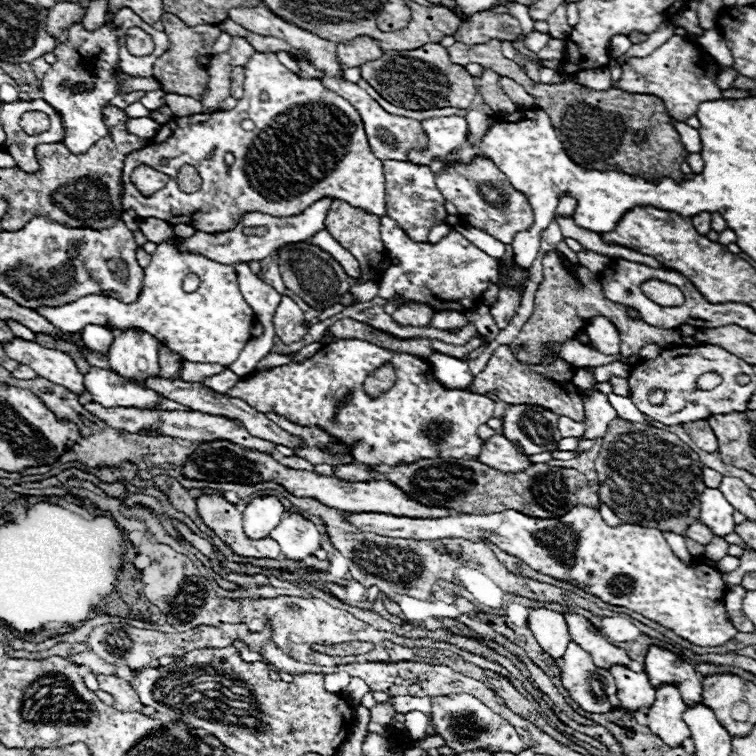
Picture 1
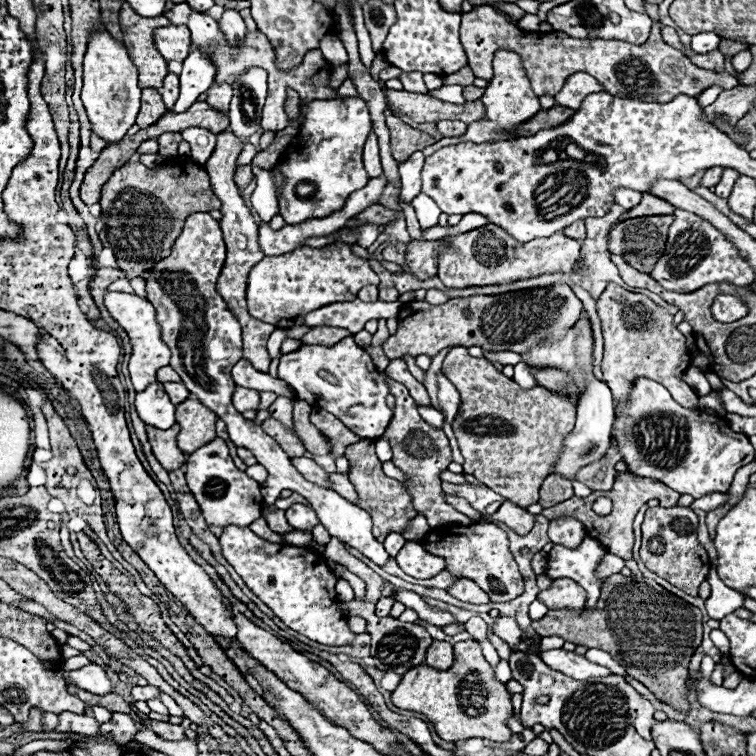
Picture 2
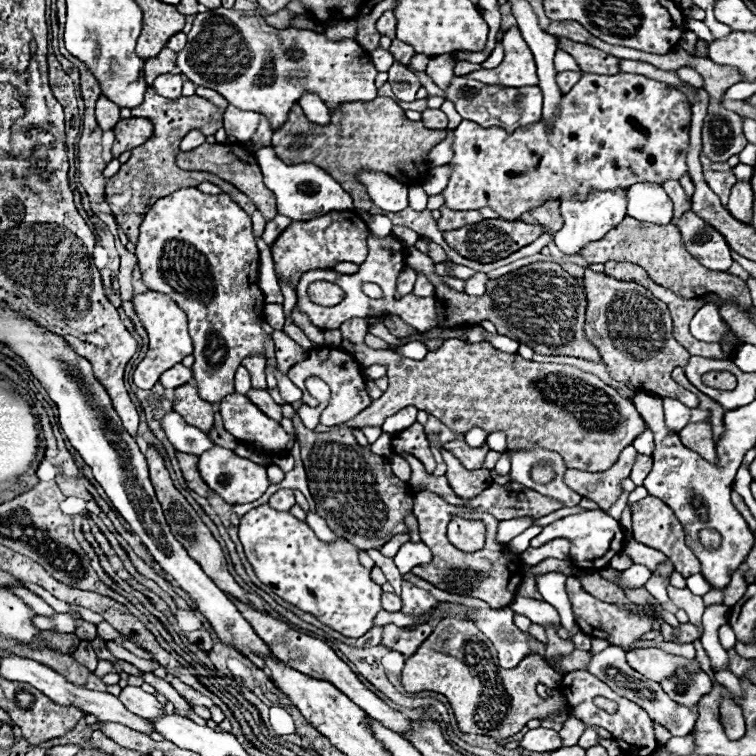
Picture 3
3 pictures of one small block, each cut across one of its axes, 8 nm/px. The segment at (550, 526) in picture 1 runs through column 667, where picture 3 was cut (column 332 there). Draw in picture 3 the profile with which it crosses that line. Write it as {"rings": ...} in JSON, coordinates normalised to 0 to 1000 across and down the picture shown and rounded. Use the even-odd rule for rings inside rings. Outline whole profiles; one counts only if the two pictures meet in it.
{"rings":[[[354,667],[333,672],[328,680],[317,685],[317,717],[323,722],[323,730],[336,749],[341,765],[352,772],[365,778],[362,783],[376,791],[378,796],[394,802],[402,810],[415,812],[423,823],[434,825],[437,831],[447,833],[455,841],[476,844],[481,841],[492,828],[497,812],[505,807],[503,788],[505,778],[489,767],[489,754],[481,751],[474,741],[474,725],[466,722],[458,712],[447,709],[444,717],[434,720],[418,712],[418,706],[407,698],[405,690],[397,690],[384,677],[368,677],[357,672]]]}

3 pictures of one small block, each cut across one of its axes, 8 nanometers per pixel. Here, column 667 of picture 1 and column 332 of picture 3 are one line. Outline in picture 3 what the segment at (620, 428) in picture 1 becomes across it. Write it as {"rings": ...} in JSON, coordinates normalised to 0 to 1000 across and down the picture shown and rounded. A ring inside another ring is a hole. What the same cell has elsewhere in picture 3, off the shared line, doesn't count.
{"rings":[[[394,550],[386,553],[389,558],[389,571],[399,593],[399,611],[407,627],[410,638],[410,651],[418,664],[418,677],[434,690],[434,696],[442,701],[442,706],[460,712],[463,720],[474,722],[476,728],[489,728],[489,725],[503,725],[508,722],[521,706],[540,706],[540,696],[534,685],[545,680],[548,672],[548,651],[542,640],[532,638],[524,632],[516,622],[516,608],[508,603],[500,603],[487,593],[479,593],[471,579],[466,577],[463,569],[450,566],[439,571],[415,571],[407,569]]]}

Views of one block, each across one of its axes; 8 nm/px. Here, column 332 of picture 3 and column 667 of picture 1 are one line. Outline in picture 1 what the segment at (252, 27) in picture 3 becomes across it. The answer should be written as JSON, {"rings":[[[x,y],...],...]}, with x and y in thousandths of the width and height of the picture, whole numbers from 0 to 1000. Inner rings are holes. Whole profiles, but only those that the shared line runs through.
{"rings":[[[889,48],[860,74],[831,77],[823,85],[823,101],[817,108],[812,108],[812,114],[833,124],[865,124],[876,130],[889,156],[907,159],[913,153],[921,153],[929,135],[955,130],[955,119],[944,108],[950,93],[952,87],[929,63],[923,66],[918,56],[910,56],[902,48]]]}

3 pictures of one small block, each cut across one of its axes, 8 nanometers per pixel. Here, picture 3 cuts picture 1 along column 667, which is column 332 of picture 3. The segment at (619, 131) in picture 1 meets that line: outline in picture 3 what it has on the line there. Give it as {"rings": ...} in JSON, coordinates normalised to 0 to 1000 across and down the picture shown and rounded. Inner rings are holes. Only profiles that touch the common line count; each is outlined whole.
{"rings":[[[497,127],[492,135],[450,138],[437,148],[437,164],[431,167],[410,161],[402,153],[399,143],[389,138],[381,159],[368,172],[362,172],[360,193],[378,217],[415,214],[426,220],[466,259],[471,278],[487,278],[492,272],[492,265],[484,254],[484,246],[471,235],[474,228],[508,228],[537,246],[558,246],[569,230],[563,206],[579,188],[585,188],[587,180],[590,172],[563,172],[558,161],[540,159],[534,146],[519,130]],[[397,175],[407,180],[407,193],[386,204],[381,193],[386,188],[386,180]]]}

